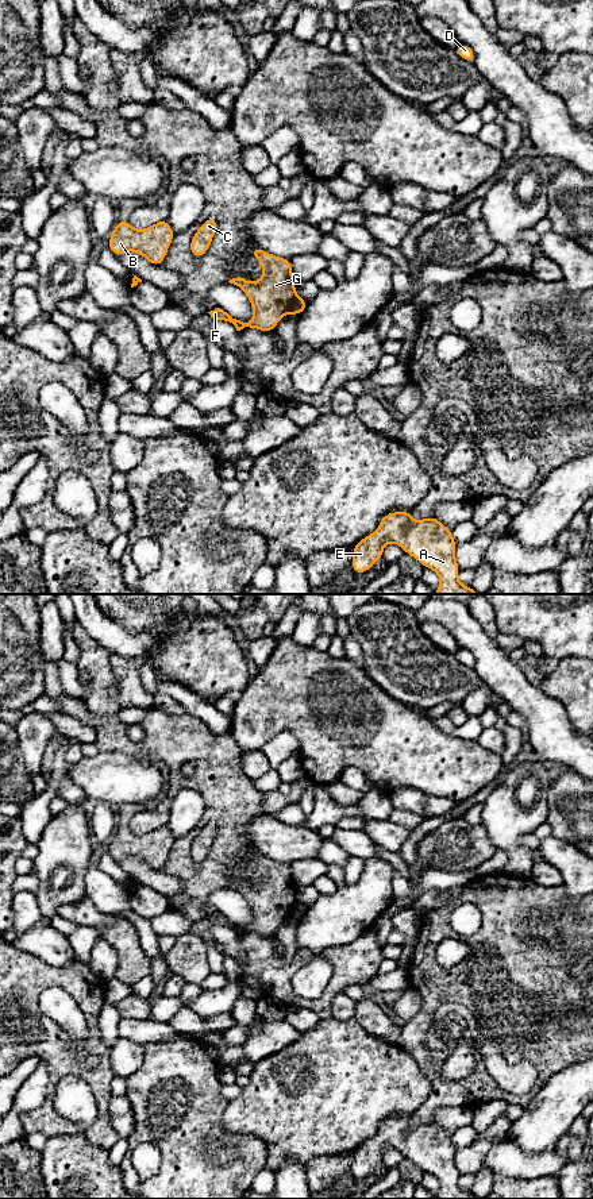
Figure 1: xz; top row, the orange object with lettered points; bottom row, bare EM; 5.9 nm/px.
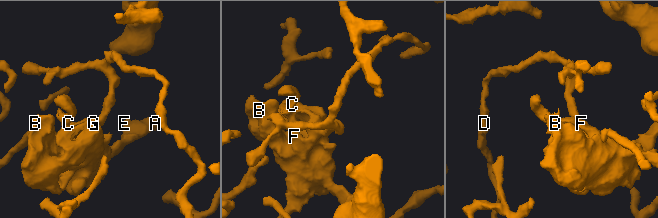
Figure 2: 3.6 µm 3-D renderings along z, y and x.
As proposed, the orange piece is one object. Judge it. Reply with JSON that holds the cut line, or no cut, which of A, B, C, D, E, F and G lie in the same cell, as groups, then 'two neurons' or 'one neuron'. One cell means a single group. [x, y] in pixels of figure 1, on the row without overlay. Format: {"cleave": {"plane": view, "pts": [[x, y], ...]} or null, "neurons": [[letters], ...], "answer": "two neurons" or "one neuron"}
{"cleave": {"plane": "xz", "pts": [[296, 899], [291, 916]]}, "neurons": [["A", "B", "C", "E", "F", "G"], ["D"]], "answer": "two neurons"}

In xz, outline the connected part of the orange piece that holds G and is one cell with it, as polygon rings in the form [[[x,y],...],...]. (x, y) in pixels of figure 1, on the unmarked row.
[[[258,851],[253,852],[250,859],[263,871],[263,882],[253,887],[238,882],[228,887],[239,891],[246,898],[253,910],[253,924],[249,928],[243,928],[232,924],[220,913],[208,918],[216,925],[232,928],[236,936],[250,932],[262,937],[273,937],[277,928],[292,917],[292,910],[297,901],[290,864],[274,861]]]

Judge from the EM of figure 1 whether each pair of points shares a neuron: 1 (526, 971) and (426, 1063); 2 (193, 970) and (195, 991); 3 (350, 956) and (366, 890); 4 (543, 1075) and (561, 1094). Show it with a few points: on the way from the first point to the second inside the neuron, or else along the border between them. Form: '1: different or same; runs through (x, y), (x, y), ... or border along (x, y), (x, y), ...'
1: same; runs through (488, 982), (450, 986), (427, 1009), (419, 1025)
2: different; border along (187, 982), (203, 990)
3: different; border along (369, 929), (346, 944), (324, 949)
4: different; border along (576, 1064), (555, 1072), (535, 1093), (528, 1105)

